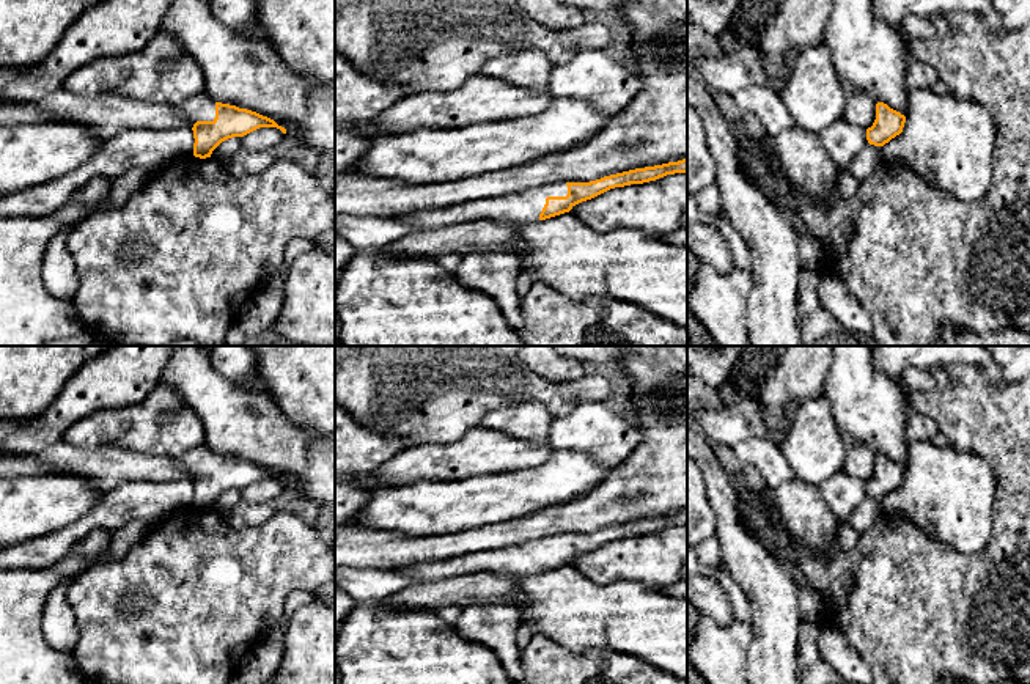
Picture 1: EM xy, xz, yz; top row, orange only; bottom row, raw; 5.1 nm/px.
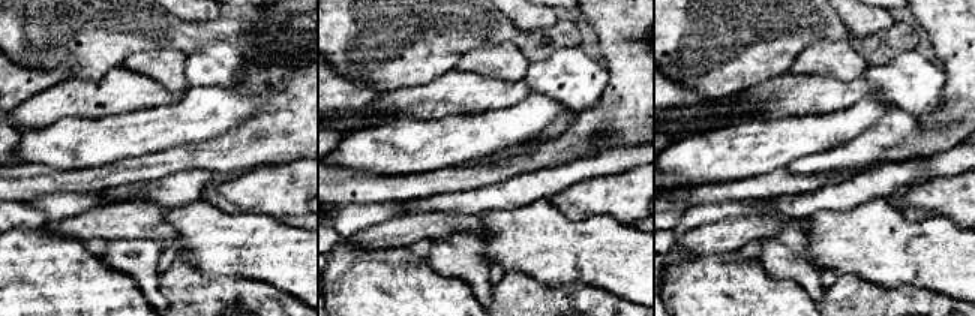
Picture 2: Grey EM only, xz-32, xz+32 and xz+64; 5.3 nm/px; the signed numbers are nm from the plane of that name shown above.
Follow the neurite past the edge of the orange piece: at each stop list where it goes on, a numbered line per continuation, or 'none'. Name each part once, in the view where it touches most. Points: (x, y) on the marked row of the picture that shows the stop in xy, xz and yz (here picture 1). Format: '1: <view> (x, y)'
1: xz (522, 208)

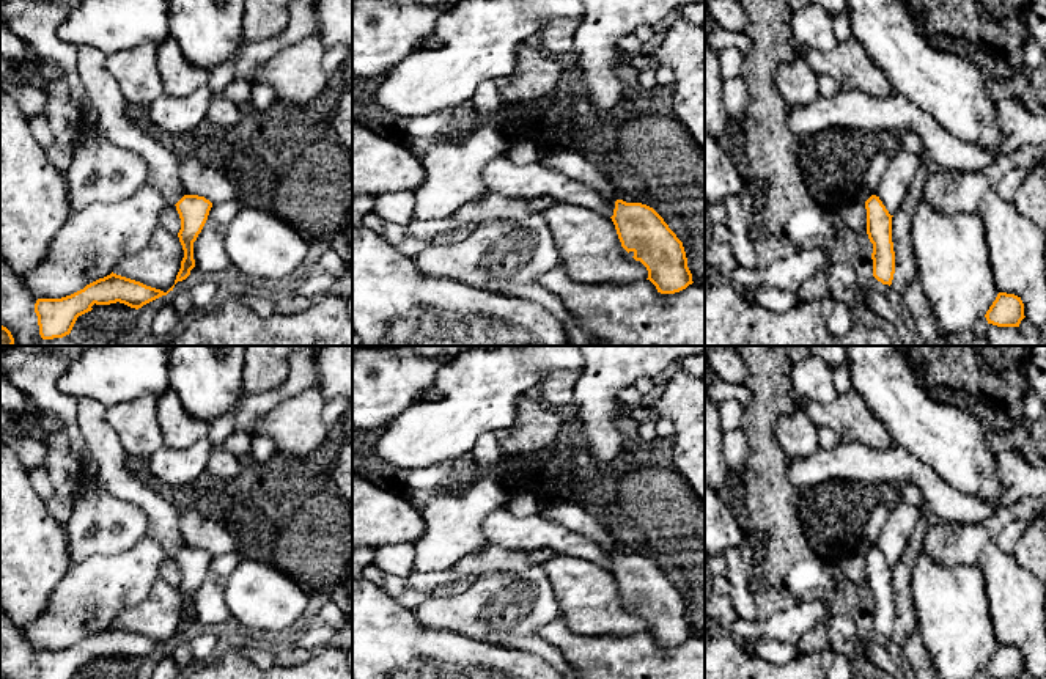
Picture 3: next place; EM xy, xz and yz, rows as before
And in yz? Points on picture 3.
none

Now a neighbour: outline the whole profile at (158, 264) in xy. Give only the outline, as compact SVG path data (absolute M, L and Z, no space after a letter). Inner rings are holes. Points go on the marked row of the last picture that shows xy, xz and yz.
M157 226L145 248L120 259L113 273L167 292L175 284L182 258L179 237Z

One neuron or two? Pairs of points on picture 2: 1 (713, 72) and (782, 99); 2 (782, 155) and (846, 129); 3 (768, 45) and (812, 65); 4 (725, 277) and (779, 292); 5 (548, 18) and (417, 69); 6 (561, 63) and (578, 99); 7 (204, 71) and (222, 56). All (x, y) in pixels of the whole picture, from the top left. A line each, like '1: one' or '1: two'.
1: two
2: one
3: two
4: one
5: two
6: one
7: one

